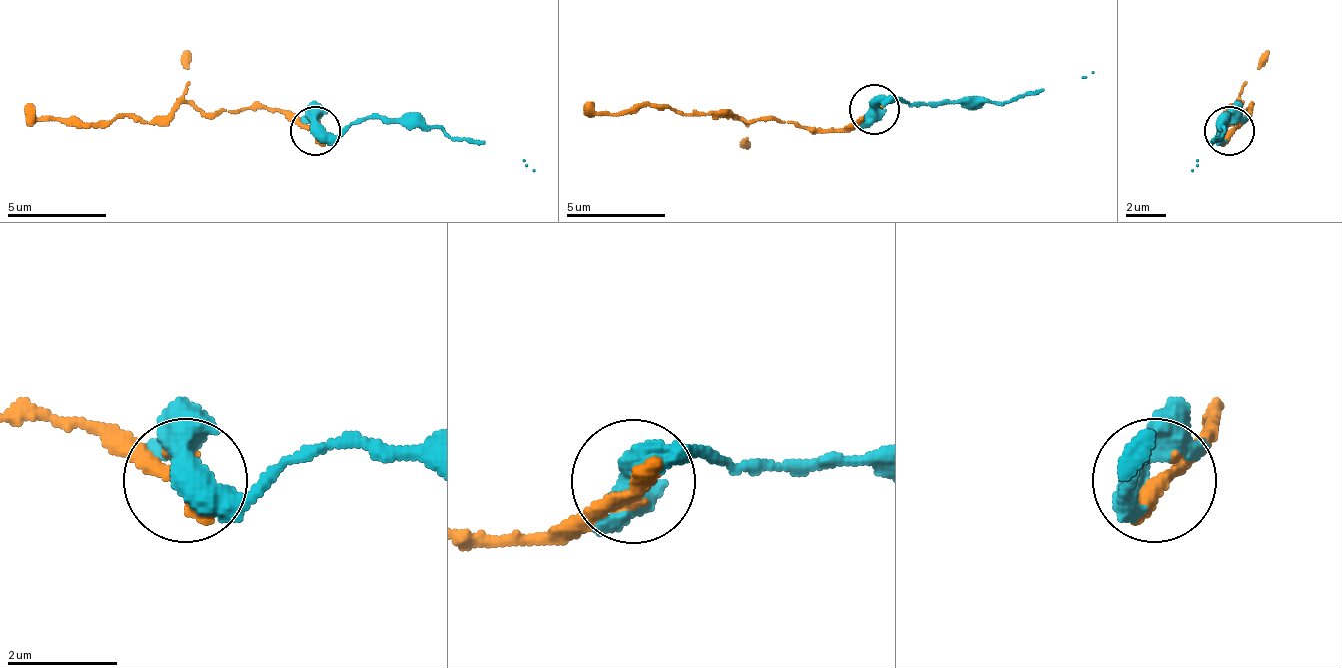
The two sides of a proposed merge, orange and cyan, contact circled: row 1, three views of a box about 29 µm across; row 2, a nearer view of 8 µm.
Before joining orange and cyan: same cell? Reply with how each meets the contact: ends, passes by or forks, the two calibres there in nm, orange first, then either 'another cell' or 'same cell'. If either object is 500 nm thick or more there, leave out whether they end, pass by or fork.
orange ends | cyan passes by | 400/440 nm | same cell

